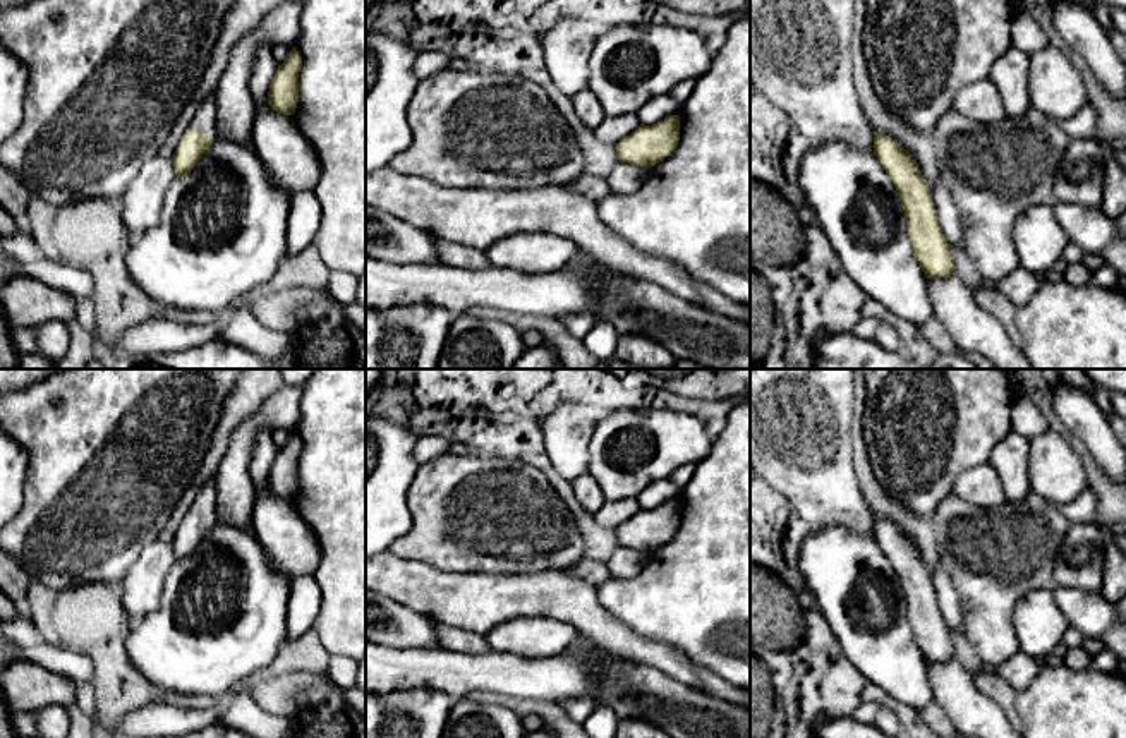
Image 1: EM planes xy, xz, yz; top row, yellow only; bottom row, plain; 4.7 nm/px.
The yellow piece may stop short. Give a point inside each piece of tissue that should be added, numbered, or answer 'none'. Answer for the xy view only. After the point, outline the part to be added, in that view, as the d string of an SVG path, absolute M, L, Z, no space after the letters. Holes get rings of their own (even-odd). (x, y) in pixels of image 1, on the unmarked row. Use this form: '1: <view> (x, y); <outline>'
1: xy (205, 503); M211 479L194 498L187 513L196 513L197 517L204 517L211 522L216 520L216 489L215 479Z

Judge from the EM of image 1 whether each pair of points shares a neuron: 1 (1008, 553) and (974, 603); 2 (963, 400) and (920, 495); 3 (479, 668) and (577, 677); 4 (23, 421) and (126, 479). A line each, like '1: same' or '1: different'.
1: same
2: same
3: same
4: same

